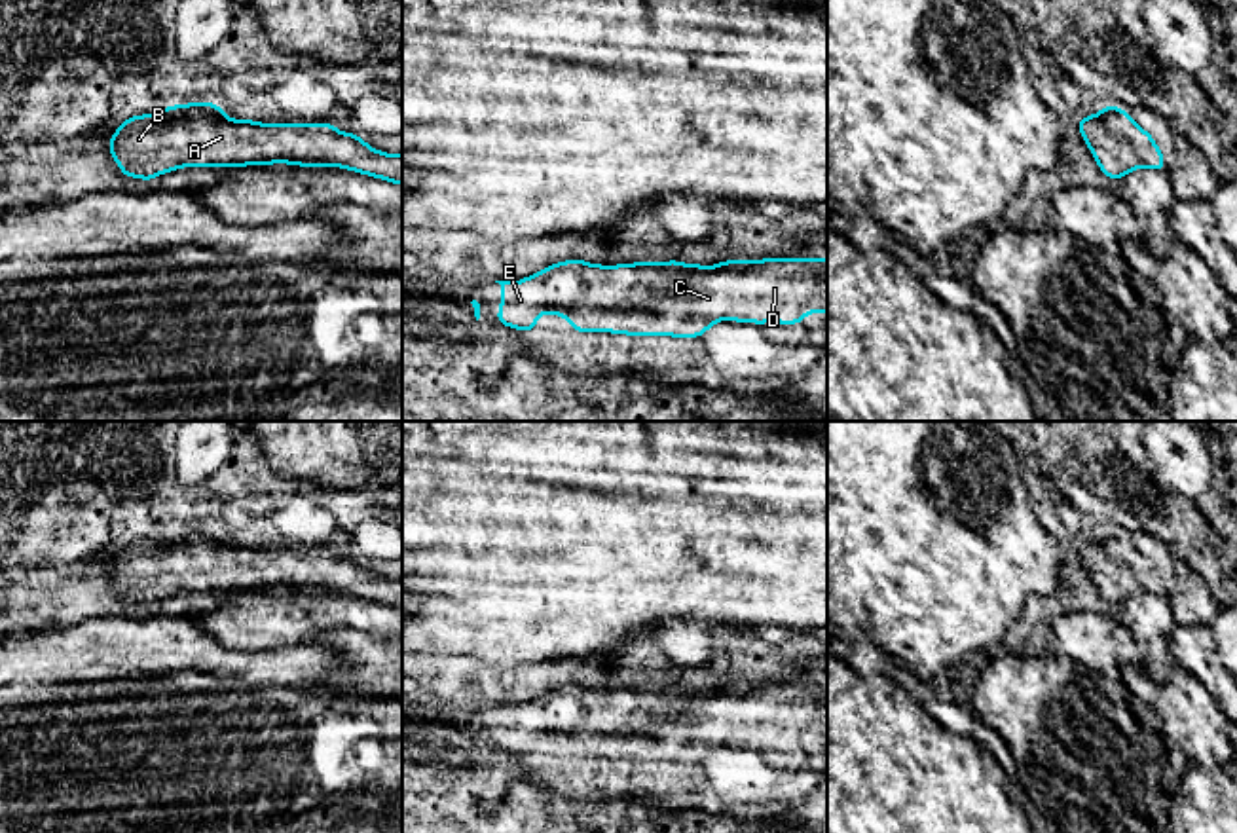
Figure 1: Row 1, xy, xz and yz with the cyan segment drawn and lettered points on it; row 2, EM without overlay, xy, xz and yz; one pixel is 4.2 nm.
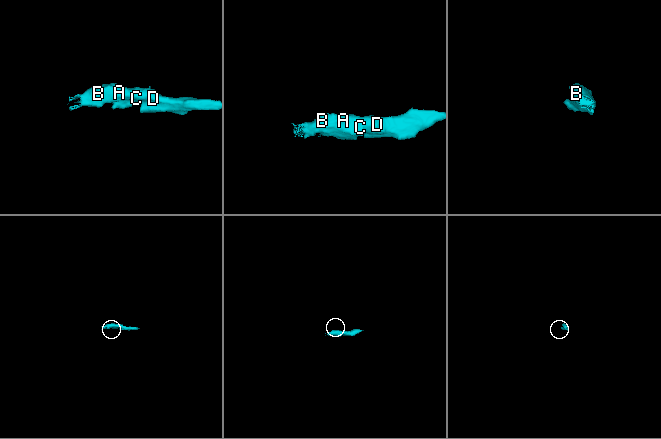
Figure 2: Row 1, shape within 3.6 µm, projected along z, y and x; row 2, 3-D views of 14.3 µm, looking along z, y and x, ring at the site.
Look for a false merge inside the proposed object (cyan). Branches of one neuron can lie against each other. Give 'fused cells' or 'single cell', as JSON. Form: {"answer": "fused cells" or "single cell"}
{"answer": "single cell"}

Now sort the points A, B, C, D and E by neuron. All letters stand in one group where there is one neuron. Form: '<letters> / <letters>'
A B C D E

